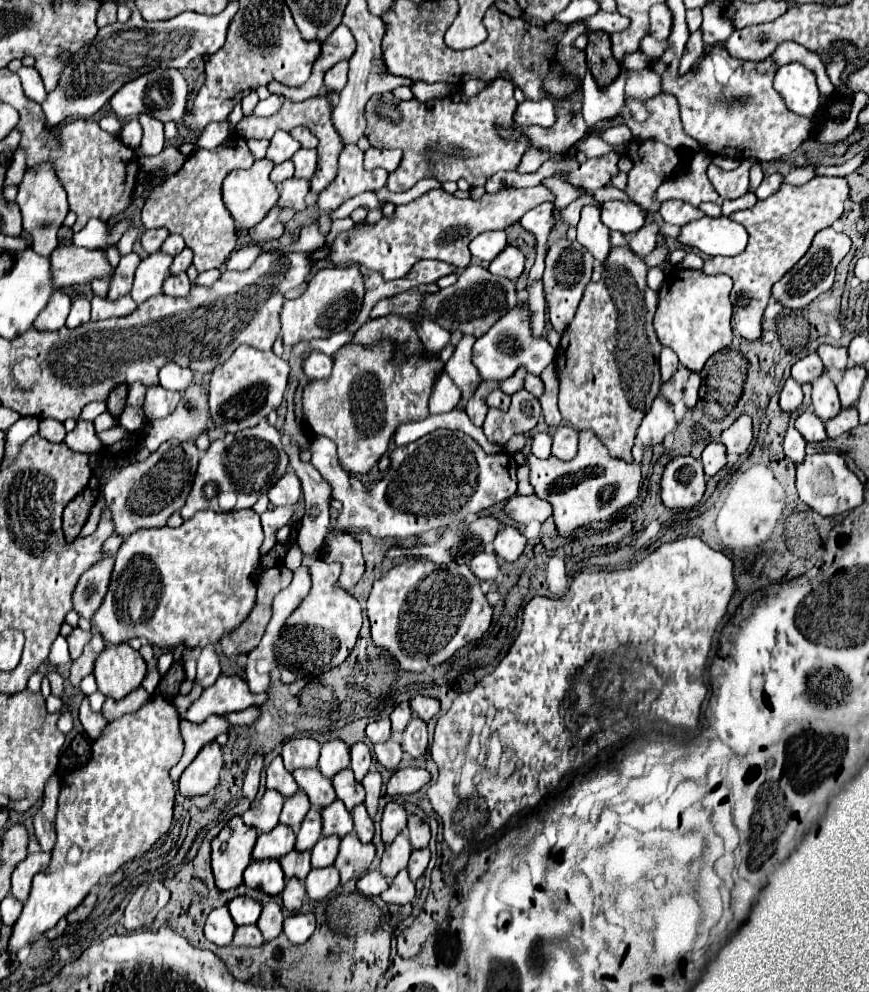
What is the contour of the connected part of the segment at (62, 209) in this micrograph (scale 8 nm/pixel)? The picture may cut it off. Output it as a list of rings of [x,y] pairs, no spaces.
[[[37,164],[37,168],[27,170],[25,178],[19,184],[19,194],[17,194],[17,204],[21,206],[23,212],[23,228],[31,236],[33,250],[37,254],[49,257],[58,246],[58,230],[69,212],[67,196],[65,190],[61,190],[61,184],[57,180],[57,174],[53,172],[51,164]]]

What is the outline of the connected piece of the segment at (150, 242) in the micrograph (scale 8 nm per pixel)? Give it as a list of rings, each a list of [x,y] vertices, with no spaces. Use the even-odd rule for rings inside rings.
[[[165,228],[145,230],[145,232],[141,234],[141,246],[143,246],[149,254],[153,254],[153,252],[157,252],[157,250],[161,248],[161,244],[165,242],[167,236],[169,236],[169,232],[167,232]]]

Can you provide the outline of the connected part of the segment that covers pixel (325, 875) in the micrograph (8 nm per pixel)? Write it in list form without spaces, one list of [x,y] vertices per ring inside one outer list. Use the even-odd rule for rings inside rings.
[[[335,866],[311,870],[305,880],[305,886],[307,886],[307,896],[311,900],[325,900],[339,886],[339,872]]]

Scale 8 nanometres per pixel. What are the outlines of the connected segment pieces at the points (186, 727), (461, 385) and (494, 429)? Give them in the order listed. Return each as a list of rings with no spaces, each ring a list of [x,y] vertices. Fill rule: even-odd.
[[[219,714],[209,716],[201,724],[195,724],[195,722],[189,722],[189,720],[183,718],[181,720],[181,736],[183,736],[183,742],[185,742],[185,752],[183,752],[183,758],[177,762],[177,766],[171,768],[171,780],[177,782],[181,772],[193,762],[193,758],[199,754],[199,750],[205,744],[215,742],[215,738],[219,734],[229,734],[231,728],[233,728],[233,724]]]
[[[463,336],[463,340],[457,344],[451,360],[445,364],[445,372],[453,378],[455,386],[461,390],[461,402],[459,408],[465,408],[463,404],[473,396],[473,390],[477,390],[477,384],[481,382],[481,376],[477,368],[471,364],[471,354],[473,354],[473,336]]]
[[[521,388],[511,396],[509,410],[505,412],[499,412],[499,408],[489,410],[483,424],[483,432],[489,442],[503,446],[515,434],[521,432],[529,434],[529,430],[537,426],[539,416],[541,416],[539,400],[531,392]]]

